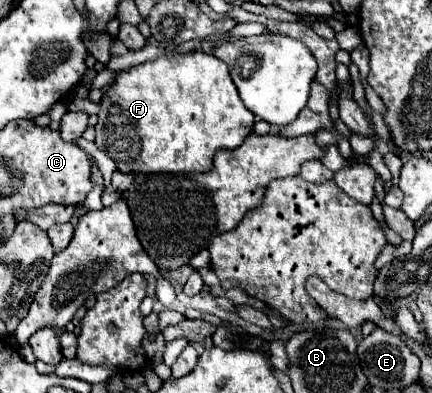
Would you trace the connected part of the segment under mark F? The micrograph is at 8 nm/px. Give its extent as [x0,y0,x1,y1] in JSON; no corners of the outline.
[95,50,255,174]

